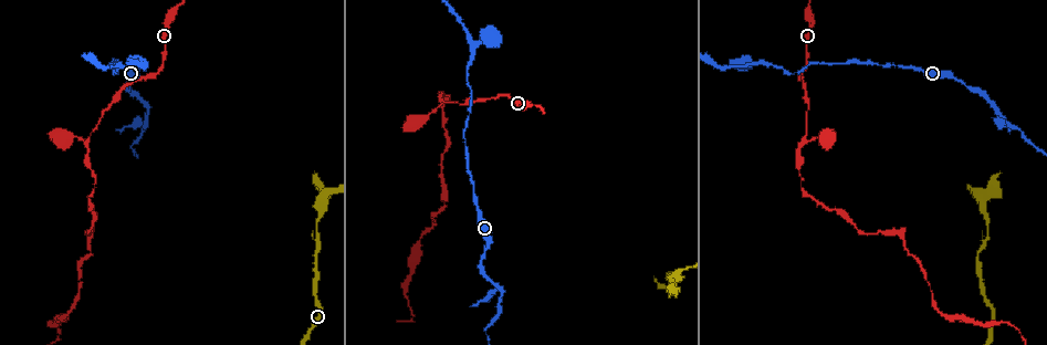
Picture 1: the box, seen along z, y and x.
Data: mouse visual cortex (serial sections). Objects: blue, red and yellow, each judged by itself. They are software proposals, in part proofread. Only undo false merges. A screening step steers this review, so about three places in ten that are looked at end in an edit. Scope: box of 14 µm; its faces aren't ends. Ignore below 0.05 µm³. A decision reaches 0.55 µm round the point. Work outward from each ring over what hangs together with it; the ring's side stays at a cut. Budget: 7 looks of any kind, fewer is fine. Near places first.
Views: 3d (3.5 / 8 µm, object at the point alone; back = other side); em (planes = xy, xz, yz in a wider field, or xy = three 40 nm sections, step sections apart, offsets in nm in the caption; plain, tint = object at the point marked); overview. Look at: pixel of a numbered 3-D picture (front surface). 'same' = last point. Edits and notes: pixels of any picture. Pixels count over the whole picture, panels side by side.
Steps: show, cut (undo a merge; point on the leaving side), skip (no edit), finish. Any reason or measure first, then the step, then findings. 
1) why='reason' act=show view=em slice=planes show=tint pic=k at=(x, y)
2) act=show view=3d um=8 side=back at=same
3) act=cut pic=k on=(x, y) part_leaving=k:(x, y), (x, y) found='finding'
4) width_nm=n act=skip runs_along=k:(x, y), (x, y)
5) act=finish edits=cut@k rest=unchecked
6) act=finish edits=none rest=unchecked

why='abrupt turn' act=show view=3d um=3.5 pic=1 at=(982, 194)

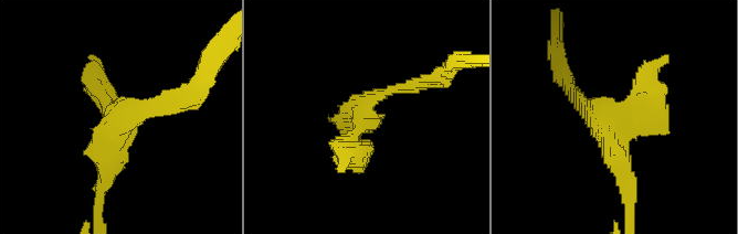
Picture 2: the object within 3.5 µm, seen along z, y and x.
why='shape alone is not enough' act=show view=em slice=xy step=1 show=tint pic=2 at=(614, 126)

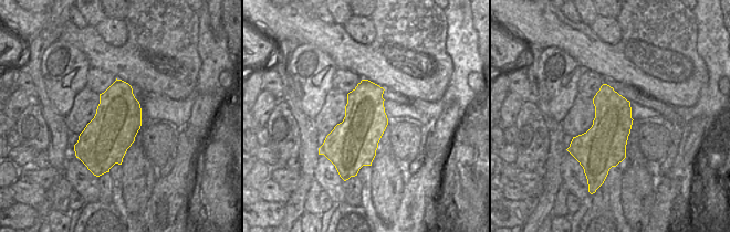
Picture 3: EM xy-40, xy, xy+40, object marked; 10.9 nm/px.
act=skip found='all the same cell'

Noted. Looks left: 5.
why='abrupt turn' act=show view=3d um=3.5 pic=1 at=(997, 111)

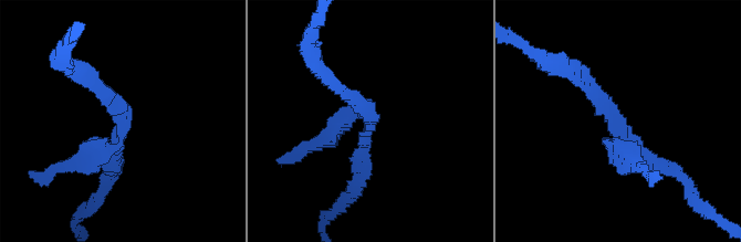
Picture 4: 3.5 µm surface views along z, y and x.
act=show view=em slice=xy step=5 show=tint pic=4 at=(619, 121)

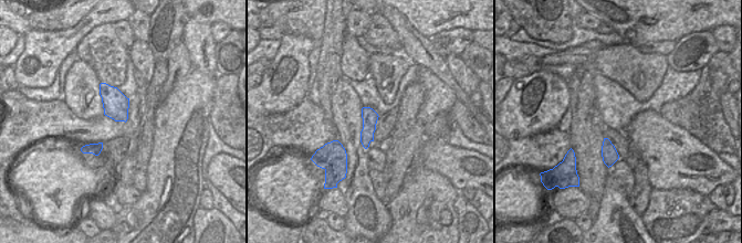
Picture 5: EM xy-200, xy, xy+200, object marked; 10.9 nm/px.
act=cut pic=4 on=(334, 139) part_leaving=4:(359, 118), (278, 164) found='a second cell is stuck on'

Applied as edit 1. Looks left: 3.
why='sharp bend' act=show view=3d um=8 pic=1 at=(439, 99)

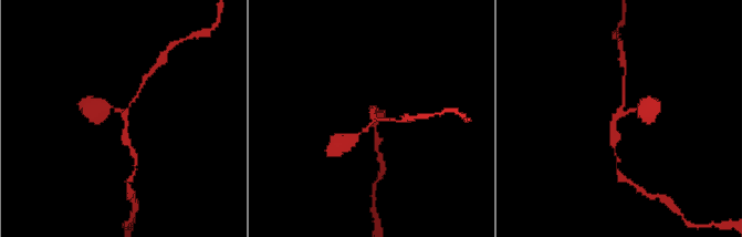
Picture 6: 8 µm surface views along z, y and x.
act=show view=em slice=xy step=2 show=tint pic=6 at=(618, 111)

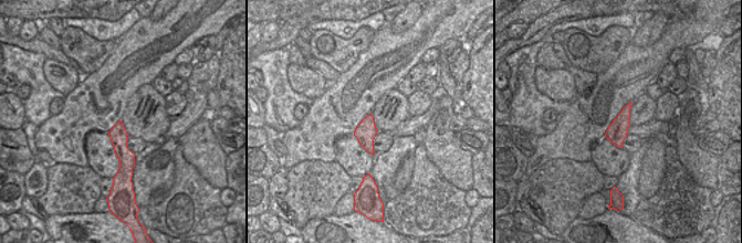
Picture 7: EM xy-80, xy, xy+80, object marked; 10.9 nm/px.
act=skip runs_along=7:(118, 125), (126, 170) found='all the same cell'

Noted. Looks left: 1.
act=finish edits=cut@4 rest=unchecked

